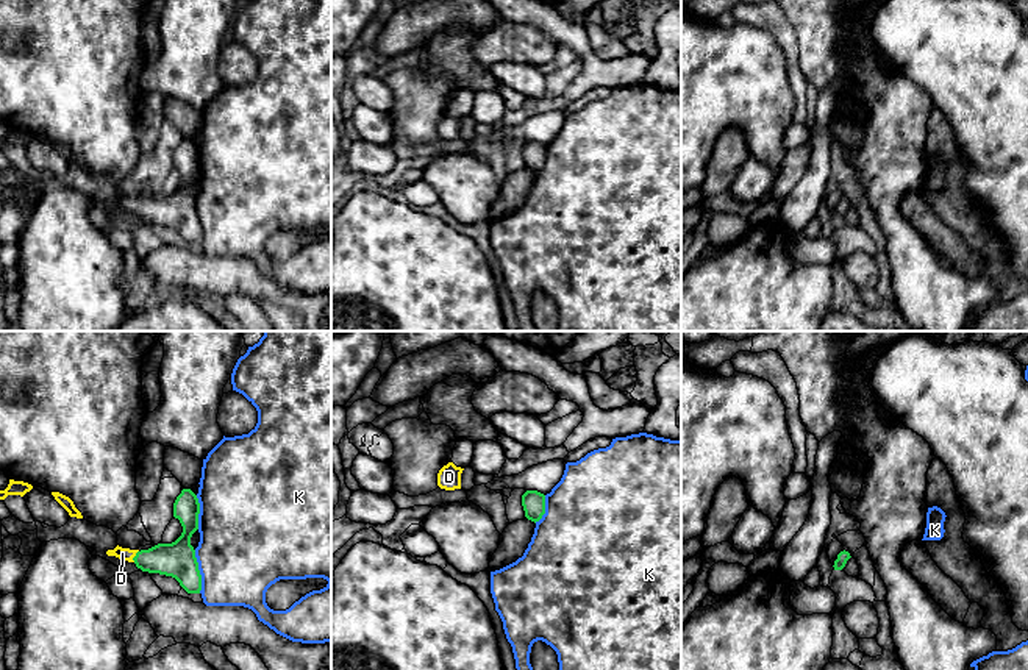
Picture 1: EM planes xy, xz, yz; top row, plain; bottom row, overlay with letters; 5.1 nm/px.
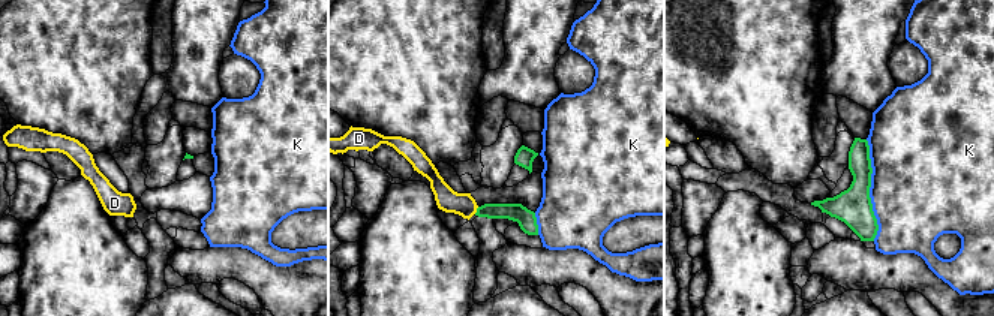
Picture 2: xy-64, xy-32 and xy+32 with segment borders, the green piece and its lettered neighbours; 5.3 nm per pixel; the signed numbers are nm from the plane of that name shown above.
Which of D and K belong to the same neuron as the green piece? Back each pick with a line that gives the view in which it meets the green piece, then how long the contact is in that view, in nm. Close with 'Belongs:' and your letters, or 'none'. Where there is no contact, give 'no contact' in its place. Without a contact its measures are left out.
D: xy | 70 nm
Belongs: D

